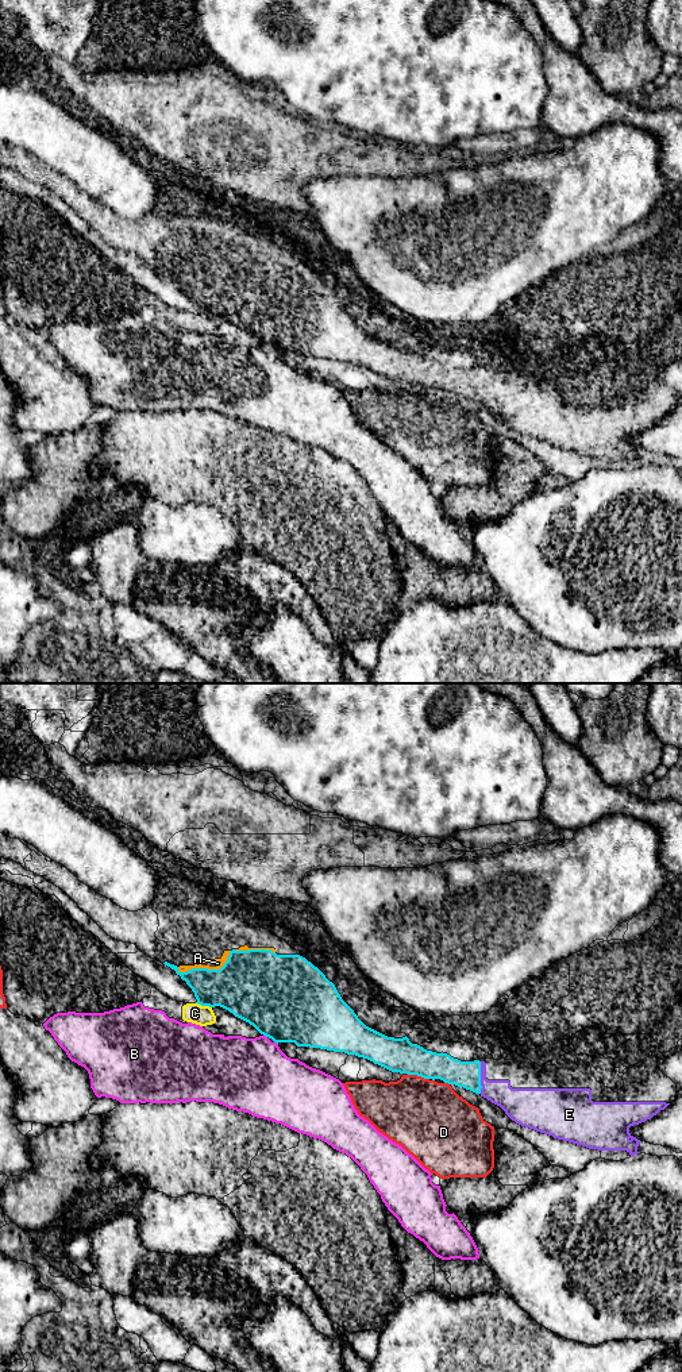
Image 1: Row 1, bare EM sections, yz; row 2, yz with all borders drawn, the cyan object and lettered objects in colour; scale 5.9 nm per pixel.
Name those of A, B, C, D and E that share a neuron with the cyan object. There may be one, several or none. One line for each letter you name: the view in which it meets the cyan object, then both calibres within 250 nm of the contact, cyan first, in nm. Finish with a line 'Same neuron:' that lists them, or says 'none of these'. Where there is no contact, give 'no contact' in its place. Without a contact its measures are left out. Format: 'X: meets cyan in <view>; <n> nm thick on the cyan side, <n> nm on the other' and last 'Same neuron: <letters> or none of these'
A: meets cyan in yz; 360 nm thick on the cyan side, 60 nm on the other
E: meets cyan in yz; 160 nm thick on the cyan side, 160 nm on the other
Same neuron: A, E

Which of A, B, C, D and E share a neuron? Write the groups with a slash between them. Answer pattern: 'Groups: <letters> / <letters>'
Groups: A E / B / C / D

